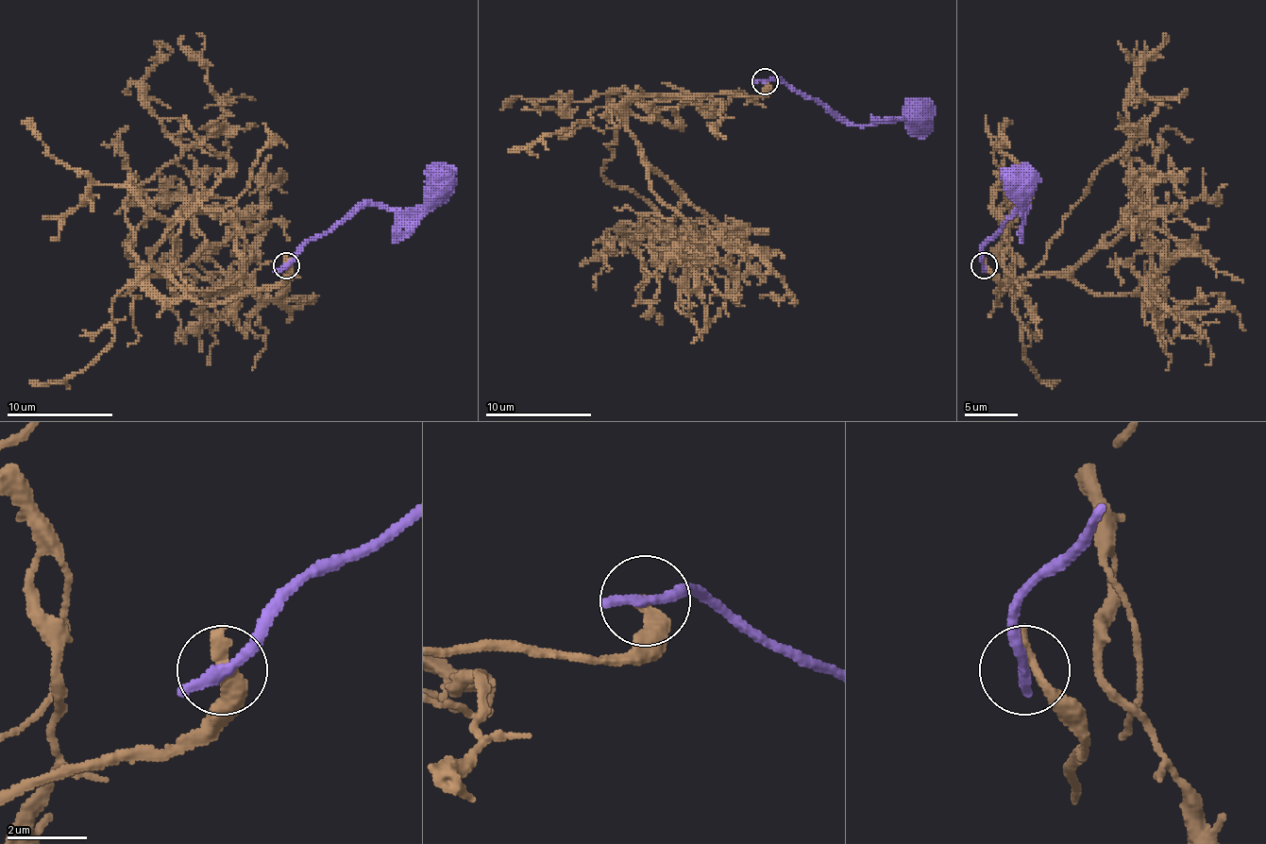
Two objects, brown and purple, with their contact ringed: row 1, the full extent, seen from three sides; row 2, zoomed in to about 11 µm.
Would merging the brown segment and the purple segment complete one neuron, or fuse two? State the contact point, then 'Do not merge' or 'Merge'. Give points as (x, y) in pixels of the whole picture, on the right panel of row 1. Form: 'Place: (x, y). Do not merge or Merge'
Place: (984, 265). Do not merge

